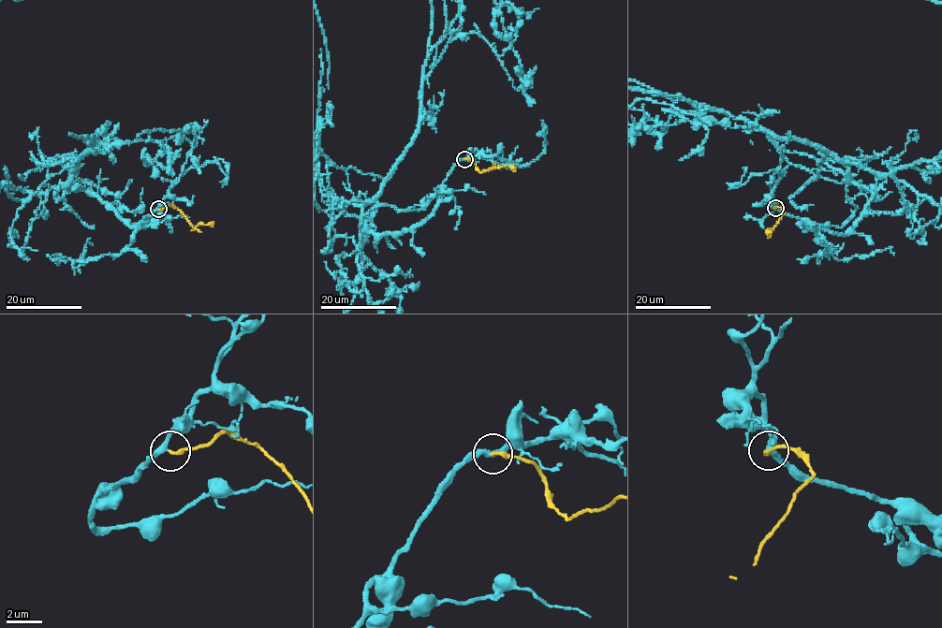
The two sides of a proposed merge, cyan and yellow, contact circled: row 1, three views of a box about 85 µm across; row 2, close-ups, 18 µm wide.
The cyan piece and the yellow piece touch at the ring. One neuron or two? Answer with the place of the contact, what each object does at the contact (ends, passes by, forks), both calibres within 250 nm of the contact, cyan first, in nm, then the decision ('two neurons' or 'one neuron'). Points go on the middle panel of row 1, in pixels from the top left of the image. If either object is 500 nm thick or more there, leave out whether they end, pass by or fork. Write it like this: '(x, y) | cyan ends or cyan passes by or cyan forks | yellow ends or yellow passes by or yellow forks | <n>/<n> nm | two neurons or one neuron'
(464, 159) | cyan passes by | yellow ends | 280/220 nm | one neuron

